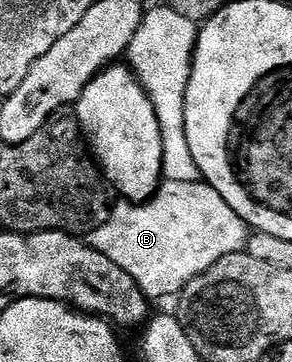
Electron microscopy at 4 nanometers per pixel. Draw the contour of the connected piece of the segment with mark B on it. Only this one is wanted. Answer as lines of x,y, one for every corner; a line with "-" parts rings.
166,180
147,202
117,201
108,222
87,233
86,241
132,277
147,299
156,300
179,295
188,281
221,258
245,251
249,237
249,225
206,181

